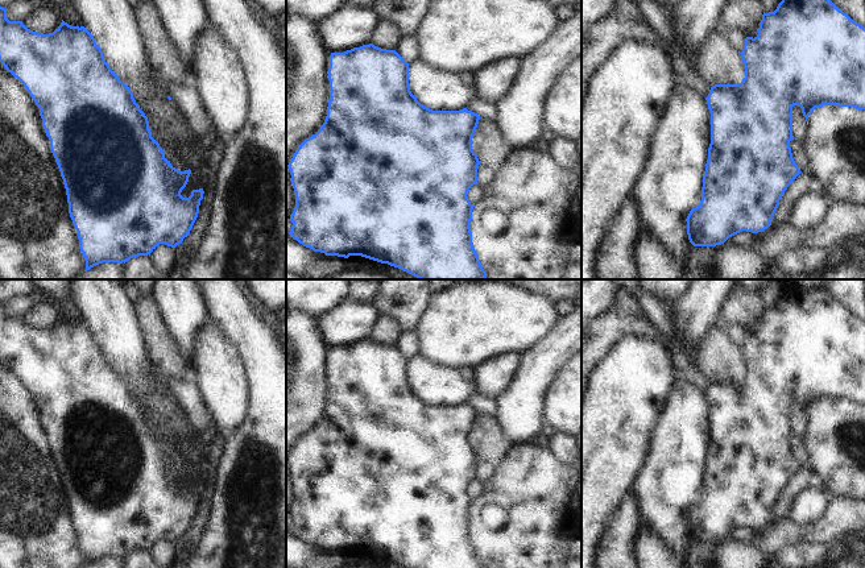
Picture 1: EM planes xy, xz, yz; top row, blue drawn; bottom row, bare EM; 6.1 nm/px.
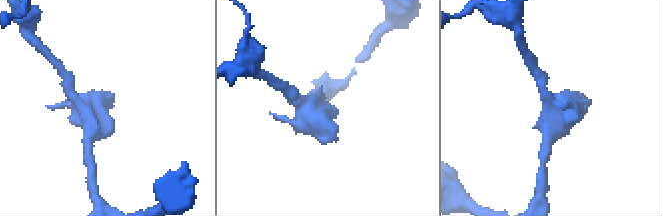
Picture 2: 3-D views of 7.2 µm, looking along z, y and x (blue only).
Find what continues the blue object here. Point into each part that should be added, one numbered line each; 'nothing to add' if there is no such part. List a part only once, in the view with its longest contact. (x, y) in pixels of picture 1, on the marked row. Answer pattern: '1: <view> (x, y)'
nothing to add

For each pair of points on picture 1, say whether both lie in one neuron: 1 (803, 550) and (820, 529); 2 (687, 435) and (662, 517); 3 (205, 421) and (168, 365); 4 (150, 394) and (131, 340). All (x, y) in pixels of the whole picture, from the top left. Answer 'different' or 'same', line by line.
1: different
2: same
3: different
4: same

